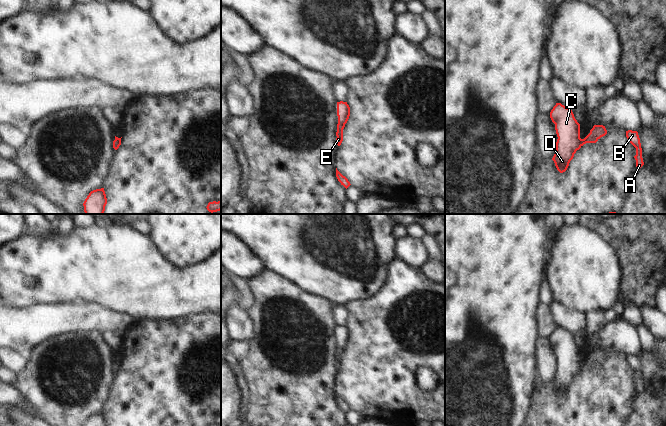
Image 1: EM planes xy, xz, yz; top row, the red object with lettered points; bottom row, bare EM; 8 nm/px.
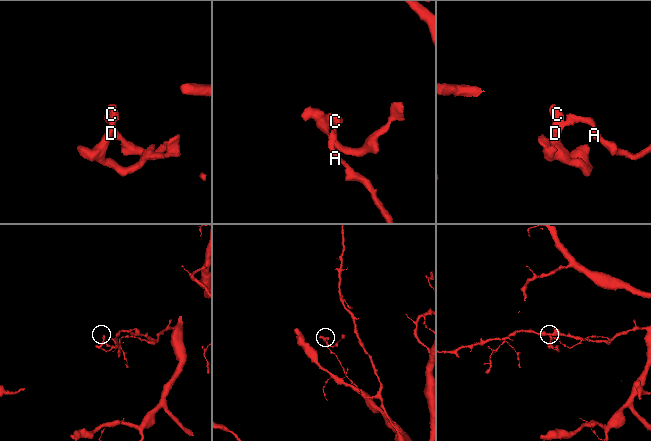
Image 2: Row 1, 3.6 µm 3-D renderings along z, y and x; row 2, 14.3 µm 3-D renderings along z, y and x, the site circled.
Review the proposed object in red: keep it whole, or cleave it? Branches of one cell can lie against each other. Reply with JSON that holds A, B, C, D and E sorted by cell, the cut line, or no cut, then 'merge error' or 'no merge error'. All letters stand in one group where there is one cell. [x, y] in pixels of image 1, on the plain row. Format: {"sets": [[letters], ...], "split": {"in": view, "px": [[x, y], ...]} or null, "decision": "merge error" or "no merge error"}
{"sets": [["A", "B", "E"], ["C", "D"]], "split": {"in": "yz", "px": [[581, 363], [582, 369]]}, "decision": "merge error"}

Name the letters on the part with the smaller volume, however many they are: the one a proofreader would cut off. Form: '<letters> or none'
C, D

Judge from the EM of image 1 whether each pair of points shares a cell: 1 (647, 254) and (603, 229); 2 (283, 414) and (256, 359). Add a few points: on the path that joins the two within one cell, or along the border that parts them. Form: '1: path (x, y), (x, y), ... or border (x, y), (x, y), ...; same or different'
1: path (636, 243), (625, 232), (614, 230); same
2: path (283, 400), (274, 389), (274, 377), (270, 373); same

